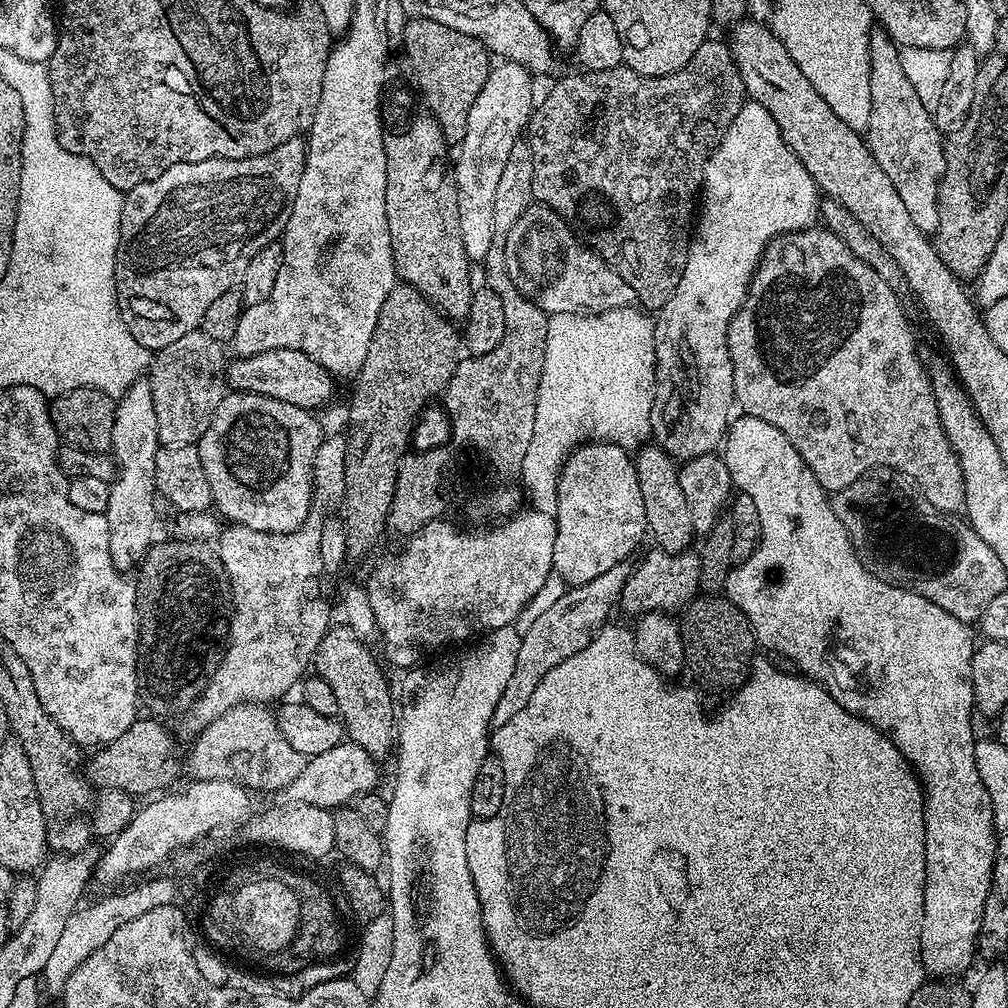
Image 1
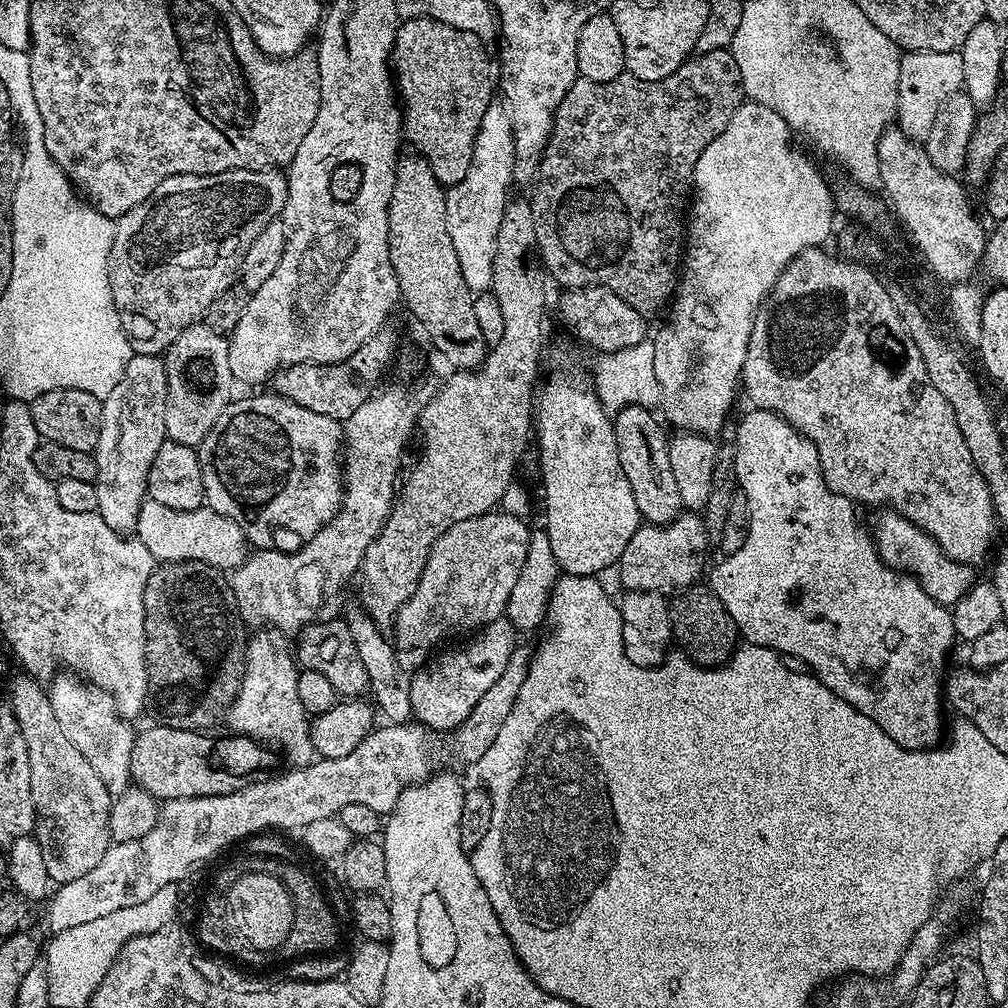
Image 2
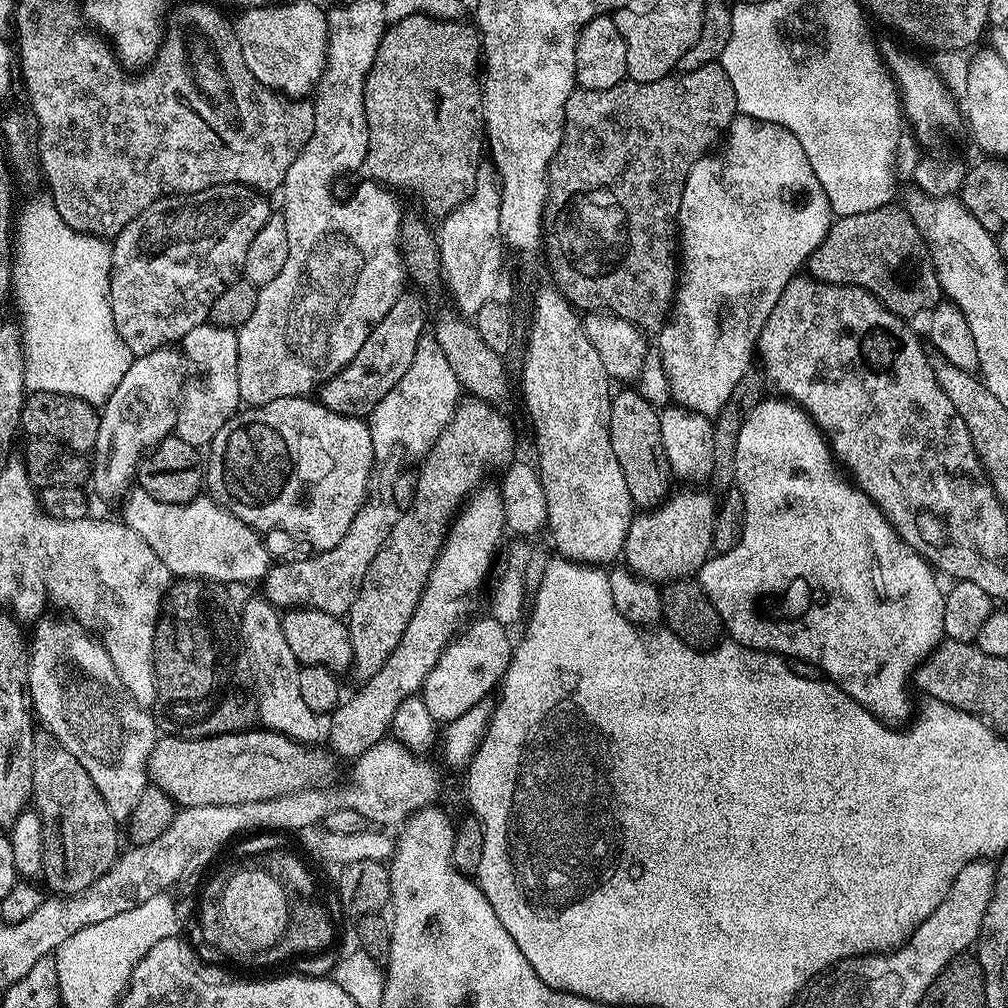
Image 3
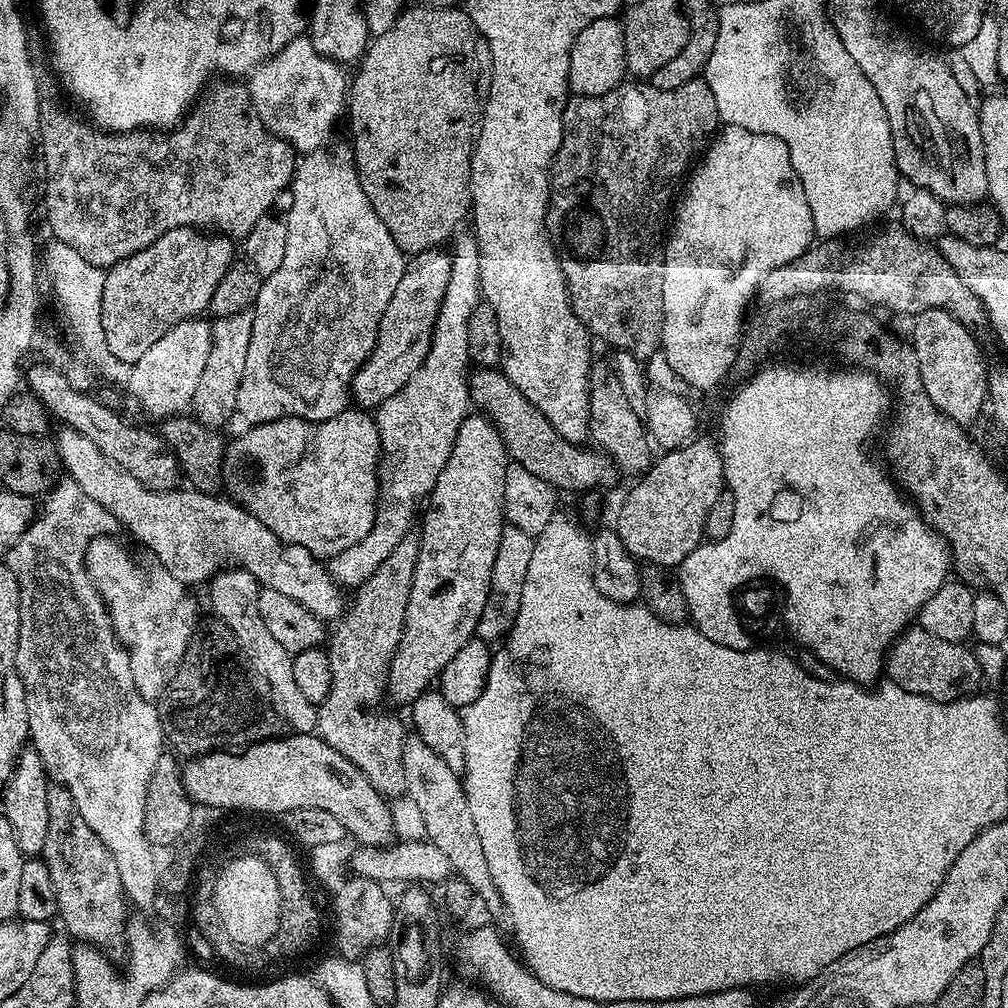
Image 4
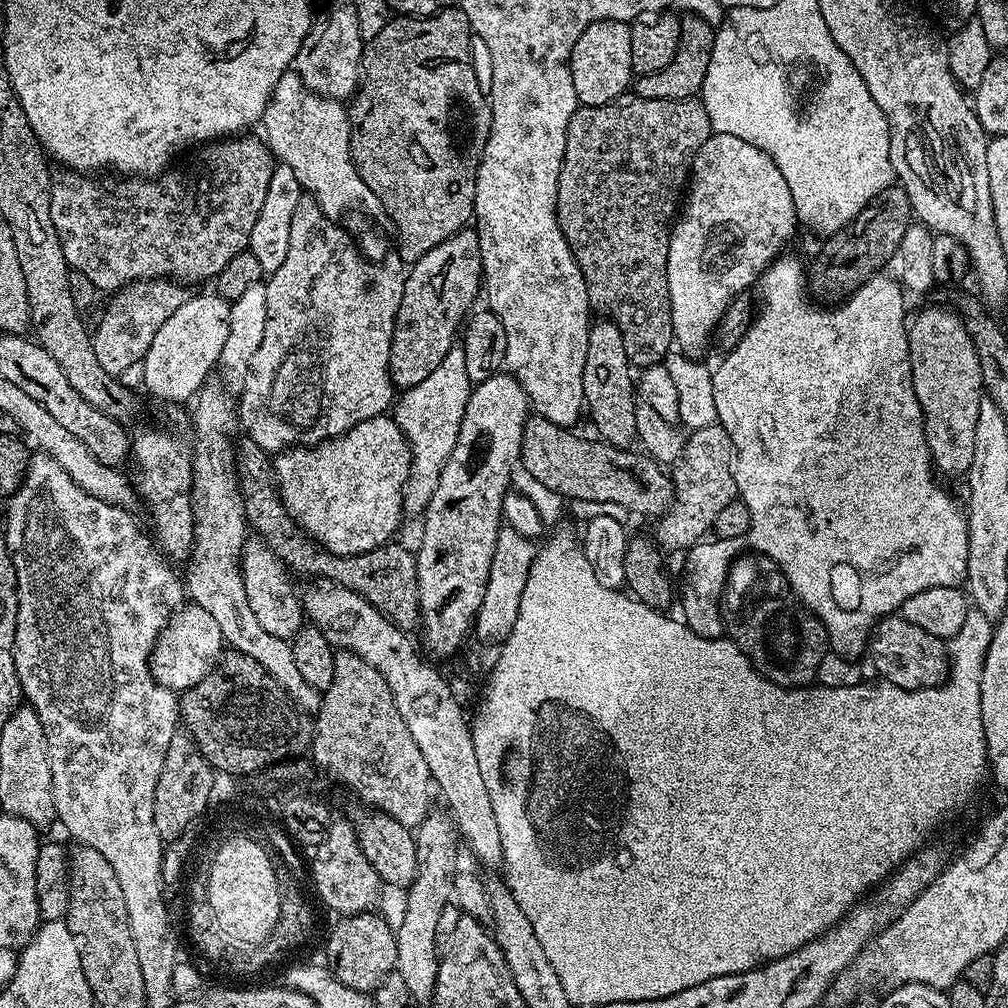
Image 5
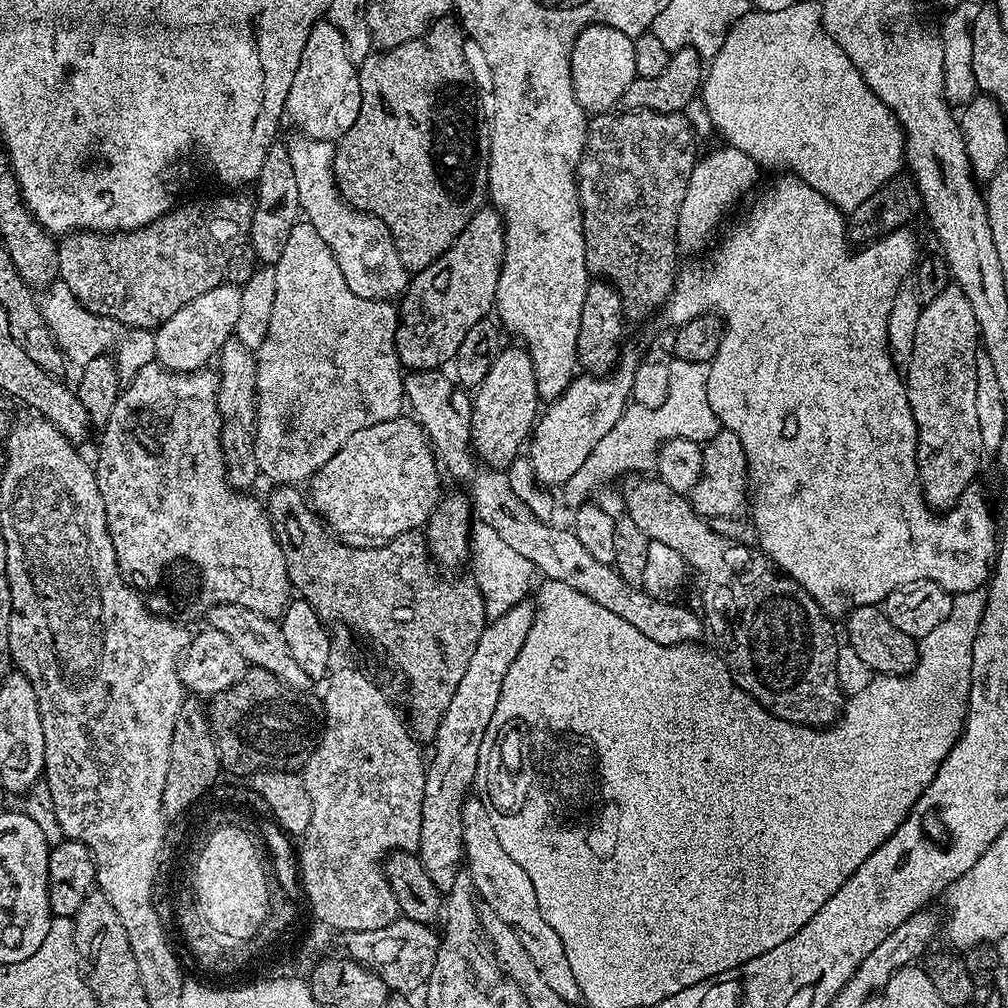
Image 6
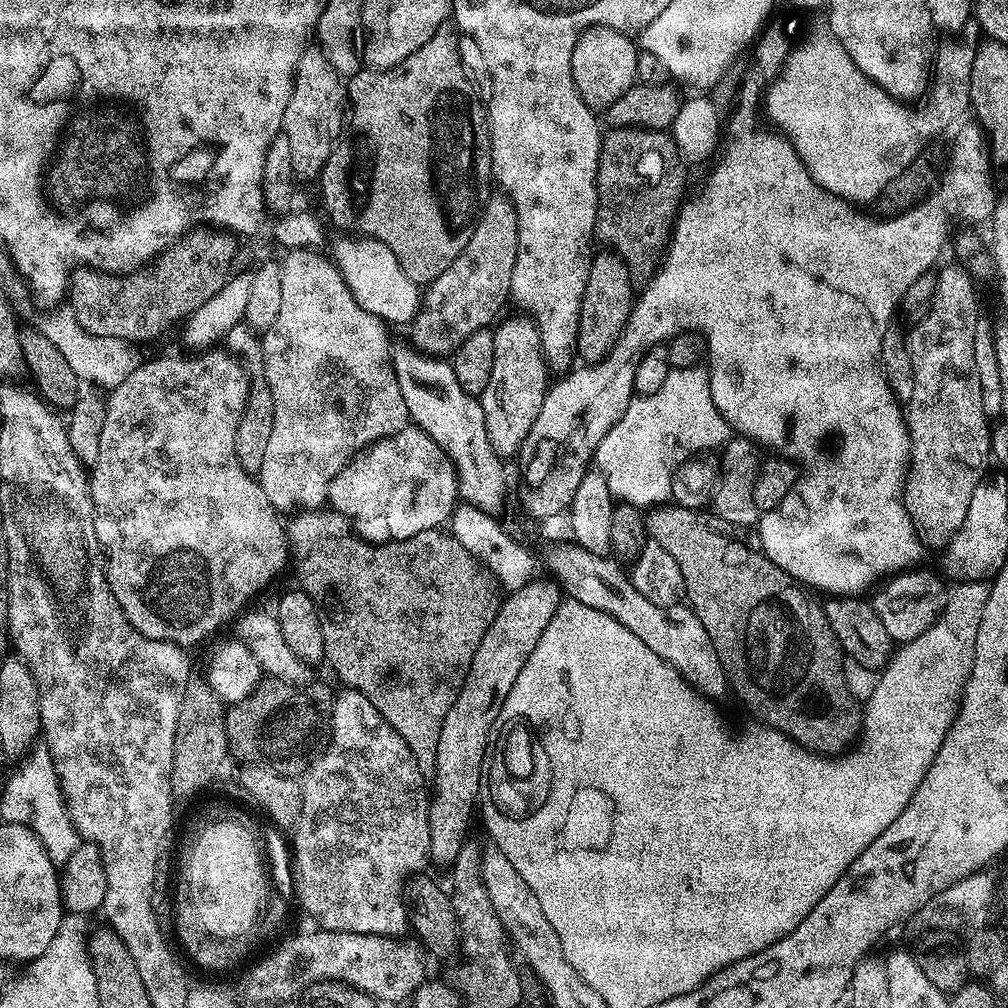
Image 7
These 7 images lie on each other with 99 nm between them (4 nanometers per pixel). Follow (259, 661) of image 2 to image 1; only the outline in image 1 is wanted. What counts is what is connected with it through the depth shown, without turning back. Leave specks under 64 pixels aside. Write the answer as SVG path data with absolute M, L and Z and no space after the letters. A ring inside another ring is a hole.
M242 703L226 710L222 718L210 722L205 728L198 733L196 745L192 748L192 776L197 780L232 780L235 784L241 784L242 787L256 792L276 792L288 787L298 774L302 774L306 757L294 746L290 744L282 734L282 730L276 721L277 713L272 712L271 707L263 703L250 704Z

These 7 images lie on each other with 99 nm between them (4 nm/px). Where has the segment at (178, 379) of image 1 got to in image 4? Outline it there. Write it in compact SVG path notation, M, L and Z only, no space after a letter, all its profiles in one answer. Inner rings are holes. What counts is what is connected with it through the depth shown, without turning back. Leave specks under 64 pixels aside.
M252 312L231 314L212 324L210 358L206 358L206 370L198 378L198 390L192 399L196 419L210 428L219 429L236 412L236 399L242 382L242 370L246 370L246 350L250 350Z

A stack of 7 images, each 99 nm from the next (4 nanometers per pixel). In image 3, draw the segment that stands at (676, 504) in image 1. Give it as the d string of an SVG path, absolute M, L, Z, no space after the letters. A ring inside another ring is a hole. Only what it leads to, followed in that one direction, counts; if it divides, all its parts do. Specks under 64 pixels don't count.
M617 391L612 397L610 406L610 446L614 446L614 454L618 458L618 466L622 466L622 478L626 478L626 490L630 490L633 505L640 510L651 510L669 495L668 480L670 469L666 450L662 446L662 426L657 405L648 404L644 396L636 392Z

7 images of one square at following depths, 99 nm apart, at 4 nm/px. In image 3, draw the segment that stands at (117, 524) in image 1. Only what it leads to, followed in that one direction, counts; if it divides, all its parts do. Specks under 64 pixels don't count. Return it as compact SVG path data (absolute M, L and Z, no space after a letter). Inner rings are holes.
M165 346L133 359L126 375L122 377L122 382L118 382L114 394L110 394L108 401L99 409L98 442L90 456L90 484L91 487L96 487L98 495L119 497L133 483L142 457L157 444L161 444L167 436L175 433L176 410L184 390L185 379L186 360L175 347Z

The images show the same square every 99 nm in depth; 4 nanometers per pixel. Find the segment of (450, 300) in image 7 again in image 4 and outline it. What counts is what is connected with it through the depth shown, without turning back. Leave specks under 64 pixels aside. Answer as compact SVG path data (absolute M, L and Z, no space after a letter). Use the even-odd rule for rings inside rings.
M440 248L415 253L407 261L402 282L398 282L398 290L394 290L386 314L382 314L376 346L352 380L350 396L355 403L356 400L360 403L357 405L361 409L375 410L386 402L386 398L394 398L426 362L438 314L450 286L452 266L451 255Z

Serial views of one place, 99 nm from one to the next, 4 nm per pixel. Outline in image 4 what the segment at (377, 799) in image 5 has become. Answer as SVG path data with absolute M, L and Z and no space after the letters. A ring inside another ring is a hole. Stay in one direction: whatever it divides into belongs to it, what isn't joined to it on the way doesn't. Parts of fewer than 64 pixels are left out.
M409 538L399 544L394 554L374 570L372 577L359 585L356 602L353 606L351 603L350 609L335 625L336 633L333 636L331 633L326 648L332 675L330 694L318 708L319 725L324 730L322 738L327 737L338 754L350 758L385 798L405 791L404 724L398 717L383 712L379 700L385 699L388 691L388 672L392 669L392 659L406 622L406 606L410 602L416 563L420 558L420 544L414 540Z

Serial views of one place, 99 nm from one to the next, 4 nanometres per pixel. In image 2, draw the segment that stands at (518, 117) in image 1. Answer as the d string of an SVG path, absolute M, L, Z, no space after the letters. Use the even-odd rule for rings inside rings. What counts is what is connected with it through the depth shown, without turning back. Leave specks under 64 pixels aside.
M494 102L478 126L478 138L474 142L474 154L470 170L462 182L451 185L446 192L446 218L454 250L458 254L458 266L462 266L462 278L473 293L489 291L494 274L494 252L498 246L498 226L502 226L504 207L508 204L512 176L516 172L516 143L512 129L512 113L503 103Z

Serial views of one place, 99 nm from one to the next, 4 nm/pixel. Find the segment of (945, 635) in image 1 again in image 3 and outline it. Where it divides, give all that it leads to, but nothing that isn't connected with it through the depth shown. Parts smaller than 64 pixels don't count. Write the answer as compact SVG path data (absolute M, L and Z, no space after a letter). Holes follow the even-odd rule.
M765 398L760 401L758 406L754 406L754 410L750 410L750 414L742 422L742 428L738 430L738 450L734 454L734 470L736 471L736 478L734 481L735 487L740 489L740 493L744 496L744 529L740 535L740 544L734 546L734 550L726 550L725 552L719 554L709 555L708 561L702 565L698 573L698 583L702 591L706 594L708 601L714 606L716 615L720 617L720 623L722 625L723 631L725 633L729 632L731 639L735 643L740 644L744 648L753 648L756 652L774 652L778 656L785 658L792 657L794 659L804 659L808 660L821 668L823 675L827 677L831 683L837 684L843 692L850 698L854 698L854 702L858 702L866 709L870 714L874 714L878 719L885 722L904 722L909 719L910 711L908 712L908 692L904 687L910 684L913 679L914 671L916 665L940 643L942 637L944 636L944 628L940 625L942 620L942 614L944 613L944 598L945 593L940 592L940 584L936 579L938 579L937 573L934 571L931 564L927 560L923 560L919 554L916 553L910 547L910 545L905 542L903 538L896 532L896 529L892 527L890 521L884 517L882 510L876 505L876 503L869 498L868 495L864 493L860 488L857 488L855 483L851 479L846 478L845 473L841 471L838 467L837 461L834 459L834 453L824 435L820 431L820 427L817 426L814 421L812 421L811 416L800 407L799 404L787 399L787 398L775 398L776 400L771 400L771 398Z

